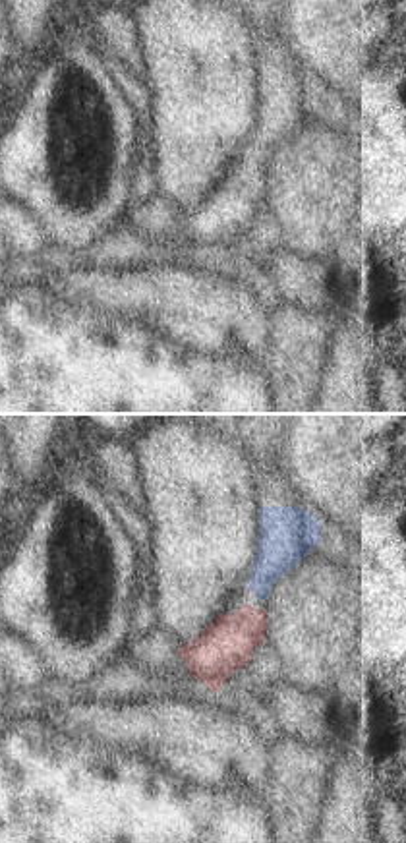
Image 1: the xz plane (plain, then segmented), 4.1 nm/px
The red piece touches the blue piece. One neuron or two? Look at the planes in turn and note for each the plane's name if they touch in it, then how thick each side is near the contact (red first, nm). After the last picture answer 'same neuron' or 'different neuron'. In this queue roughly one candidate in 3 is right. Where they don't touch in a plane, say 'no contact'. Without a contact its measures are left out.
xz | 20/220 nm

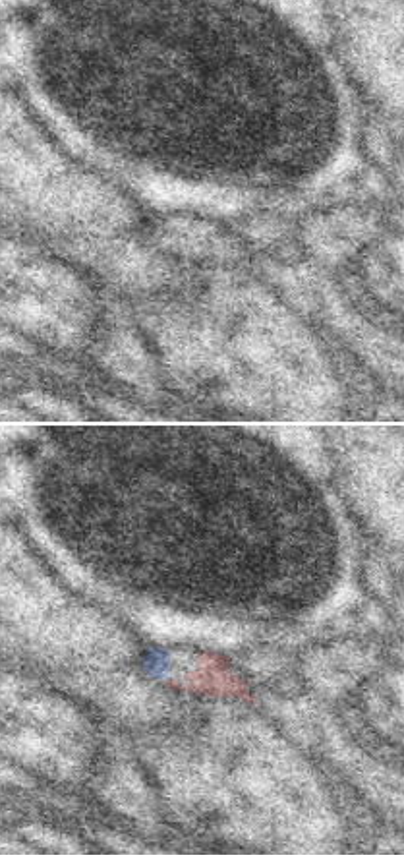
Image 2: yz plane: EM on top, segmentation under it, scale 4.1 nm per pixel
no contact

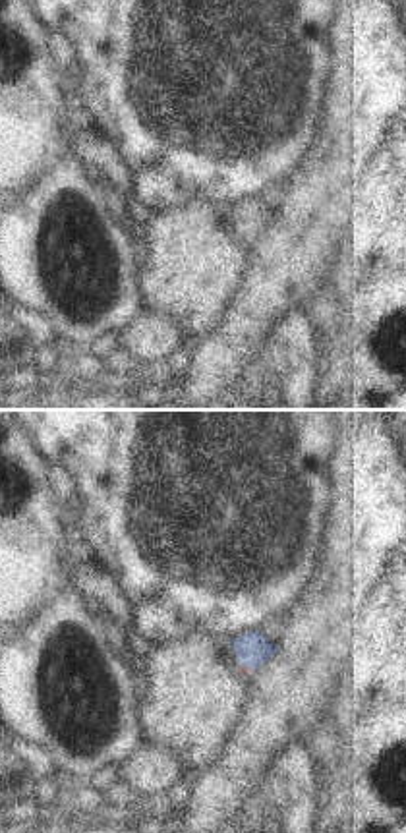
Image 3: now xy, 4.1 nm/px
xy | 30/140 nm

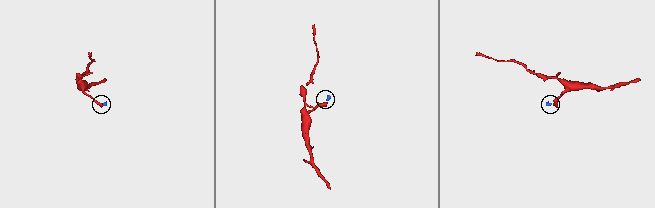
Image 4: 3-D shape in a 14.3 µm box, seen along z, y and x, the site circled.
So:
same neuron

